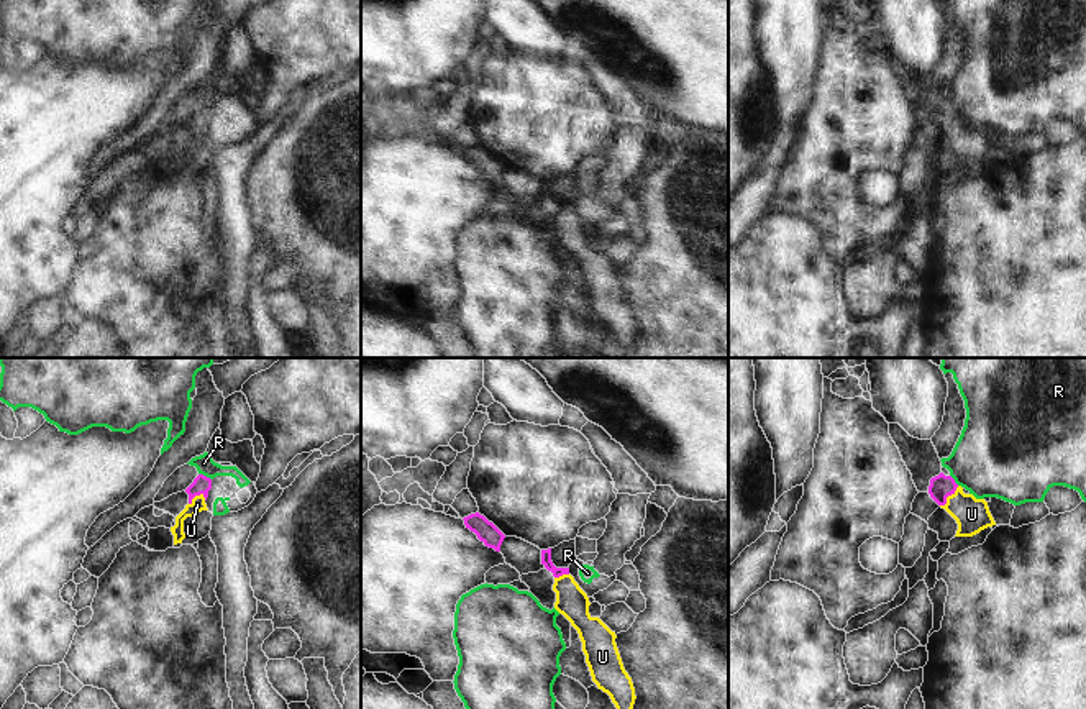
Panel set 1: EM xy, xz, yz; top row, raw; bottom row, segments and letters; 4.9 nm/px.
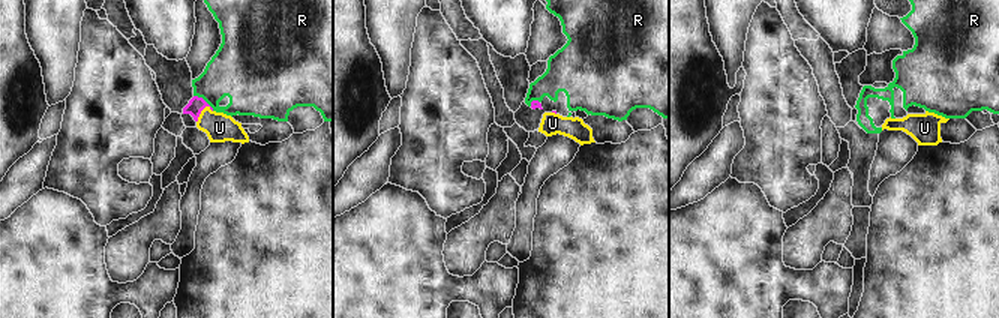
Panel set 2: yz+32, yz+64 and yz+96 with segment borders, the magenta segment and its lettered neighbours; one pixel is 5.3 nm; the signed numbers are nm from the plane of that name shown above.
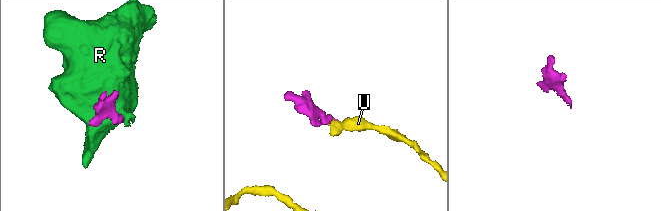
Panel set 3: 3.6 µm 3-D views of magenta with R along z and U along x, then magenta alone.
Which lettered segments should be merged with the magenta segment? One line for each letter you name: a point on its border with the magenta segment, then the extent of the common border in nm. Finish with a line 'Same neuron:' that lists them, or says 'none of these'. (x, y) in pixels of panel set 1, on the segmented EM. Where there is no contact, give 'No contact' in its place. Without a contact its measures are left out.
U: Touches magenta at yz (947, 496). Shared border 140 nm
Same neuron: U.

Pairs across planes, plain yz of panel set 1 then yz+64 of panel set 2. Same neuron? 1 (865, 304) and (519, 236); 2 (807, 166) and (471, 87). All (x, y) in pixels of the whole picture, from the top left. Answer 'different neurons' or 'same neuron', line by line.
1: different neurons
2: same neuron

